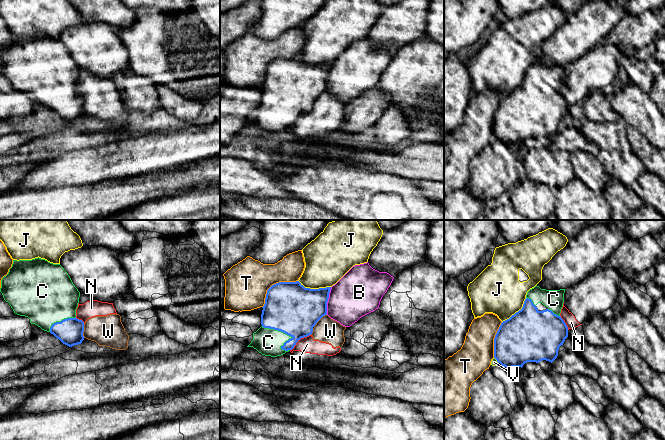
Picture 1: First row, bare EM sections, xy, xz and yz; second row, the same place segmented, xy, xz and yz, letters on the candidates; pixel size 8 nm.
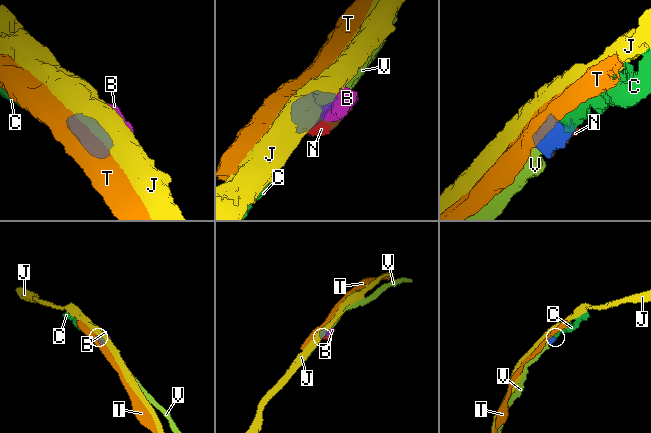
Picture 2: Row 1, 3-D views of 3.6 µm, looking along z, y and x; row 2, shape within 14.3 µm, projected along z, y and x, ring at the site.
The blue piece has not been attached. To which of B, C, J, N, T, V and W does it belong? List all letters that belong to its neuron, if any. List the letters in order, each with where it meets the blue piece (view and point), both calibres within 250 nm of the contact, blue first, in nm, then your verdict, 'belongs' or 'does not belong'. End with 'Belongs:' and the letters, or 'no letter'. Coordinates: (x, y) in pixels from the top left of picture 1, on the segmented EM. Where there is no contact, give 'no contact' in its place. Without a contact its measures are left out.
B: xz (327, 301) | 380/360 nm | does not belong
C: xz (286, 333) | 400/220 nm | belongs
J: xz (314, 289) | 400/360 nm | does not belong
N: xz (299, 339) | 400/130 nm | does not belong
T: xz (274, 284) | 400/360 nm | does not belong
V: yz (496, 359) | 380/50 nm | belongs
W: xz (319, 319) | 400/190 nm | does not belong
Belongs: C, V

